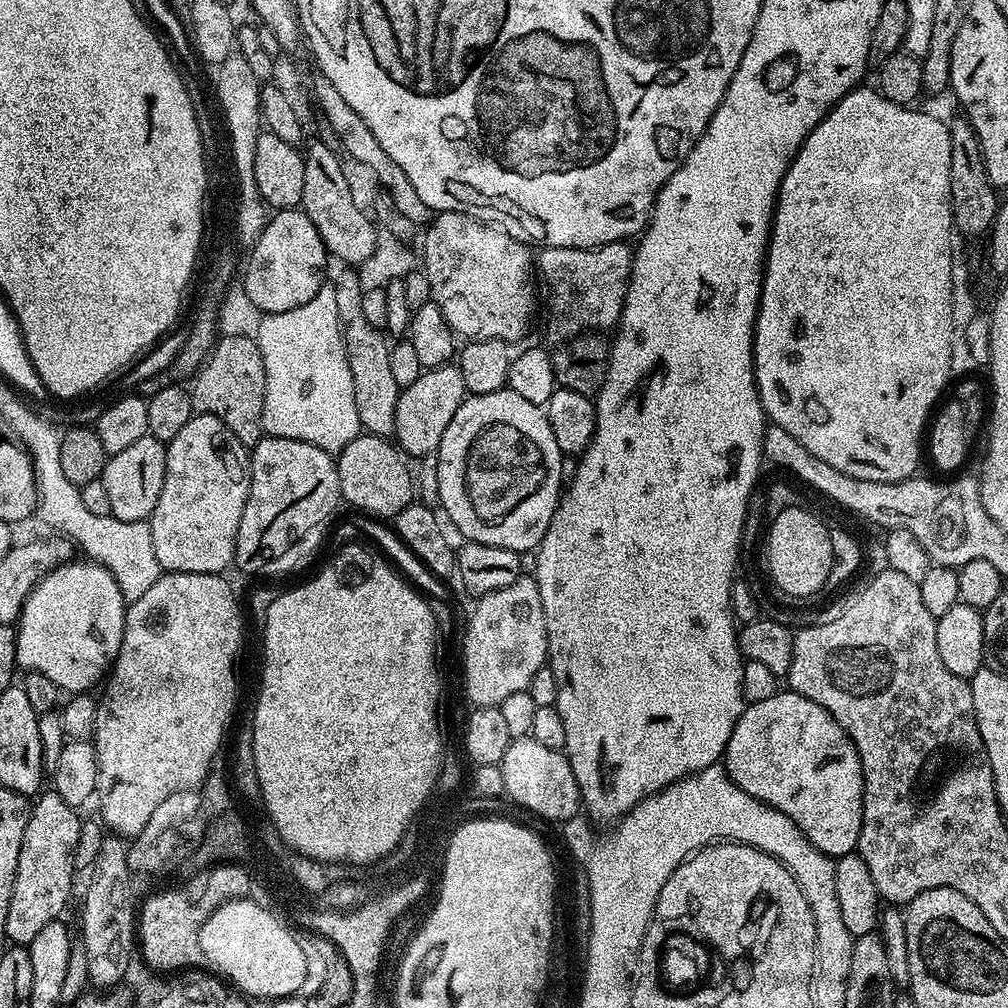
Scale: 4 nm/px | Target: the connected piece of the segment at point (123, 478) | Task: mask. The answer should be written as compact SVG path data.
M146 435L126 446L126 450L118 450L107 457L102 479L110 497L111 516L122 522L138 522L151 517L154 506L158 506L158 494L162 494L167 453L165 441Z

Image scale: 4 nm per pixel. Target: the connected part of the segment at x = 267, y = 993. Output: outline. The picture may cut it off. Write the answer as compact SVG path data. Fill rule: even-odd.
M229 898L212 913L203 917L200 925L200 945L204 951L204 959L217 968L225 981L233 980L235 987L246 997L277 1000L280 997L294 996L306 976L305 959L298 947L295 935L279 932L277 923L268 921L263 916L264 910L255 908L254 902L247 898Z

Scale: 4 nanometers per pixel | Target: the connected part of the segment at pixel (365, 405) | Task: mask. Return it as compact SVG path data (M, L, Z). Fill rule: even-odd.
M340 266L330 276L330 287L334 290L334 298L338 301L338 318L340 333L344 339L344 349L350 362L350 378L354 382L352 406L355 419L365 433L388 438L396 431L394 414L398 406L401 388L394 382L394 374L390 371L390 344L384 341L385 333L379 328L370 326L362 314L362 294L364 288L360 284L360 276L355 267Z

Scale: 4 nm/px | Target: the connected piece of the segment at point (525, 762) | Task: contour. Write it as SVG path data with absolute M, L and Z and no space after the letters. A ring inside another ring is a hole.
M531 735L517 736L508 745L506 754L499 762L502 770L502 782L507 799L512 799L514 803L521 804L528 812L533 812L536 816L541 816L544 820L568 820L571 821L577 811L582 808L580 799L580 787L574 778L574 770L570 766L567 755L563 751L555 752L547 746L542 746L539 742L534 742Z

